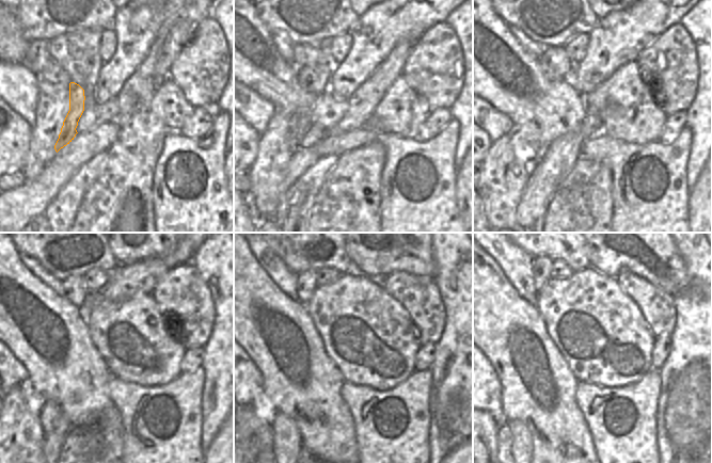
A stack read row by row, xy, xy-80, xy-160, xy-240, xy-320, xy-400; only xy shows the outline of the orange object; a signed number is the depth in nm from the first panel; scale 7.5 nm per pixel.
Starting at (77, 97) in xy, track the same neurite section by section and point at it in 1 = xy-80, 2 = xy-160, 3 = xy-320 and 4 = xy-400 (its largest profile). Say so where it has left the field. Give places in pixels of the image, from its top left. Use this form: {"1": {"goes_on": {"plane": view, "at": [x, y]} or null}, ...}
{"1": {"goes_on": {"plane": "xy-80", "at": [313, 78]}}, "2": {"goes_on": {"plane": "xy-160", "at": [555, 63]}}, "3": {"goes_on": {"plane": "xy-320", "at": [306, 282]}}, "4": {"goes_on": {"plane": "xy-400", "at": [541, 266]}}}

